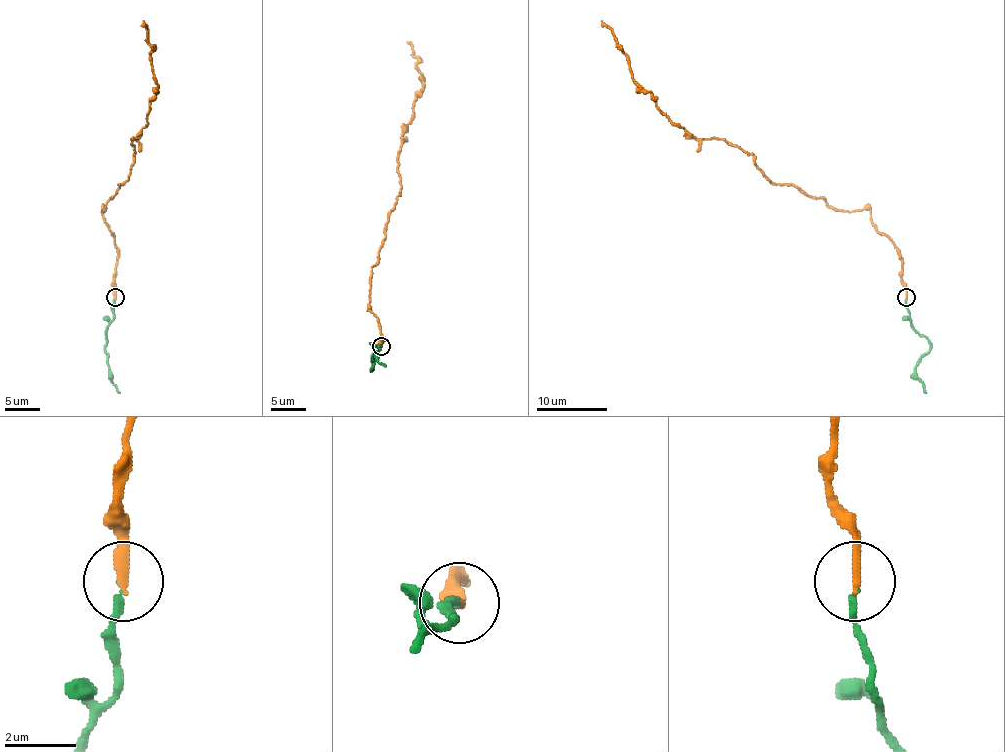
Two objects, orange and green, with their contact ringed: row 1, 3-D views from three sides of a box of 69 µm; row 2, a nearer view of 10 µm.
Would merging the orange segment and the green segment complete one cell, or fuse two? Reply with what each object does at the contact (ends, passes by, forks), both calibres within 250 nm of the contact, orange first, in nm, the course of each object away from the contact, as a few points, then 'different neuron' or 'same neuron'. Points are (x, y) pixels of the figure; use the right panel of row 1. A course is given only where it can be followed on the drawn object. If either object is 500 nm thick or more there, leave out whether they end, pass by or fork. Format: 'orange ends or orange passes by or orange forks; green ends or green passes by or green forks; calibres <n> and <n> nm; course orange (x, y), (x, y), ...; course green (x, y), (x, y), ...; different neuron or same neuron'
orange ends; green ends; calibres 300 and 140 nm; course orange (906, 297), (899, 250), (869, 211), (838, 211), (774, 185), (741, 148), (676, 126), (632, 77), (602, 21); course green (906, 297), (910, 322), (929, 343), (929, 350), (915, 367), (915, 376), (926, 392); same neuron

